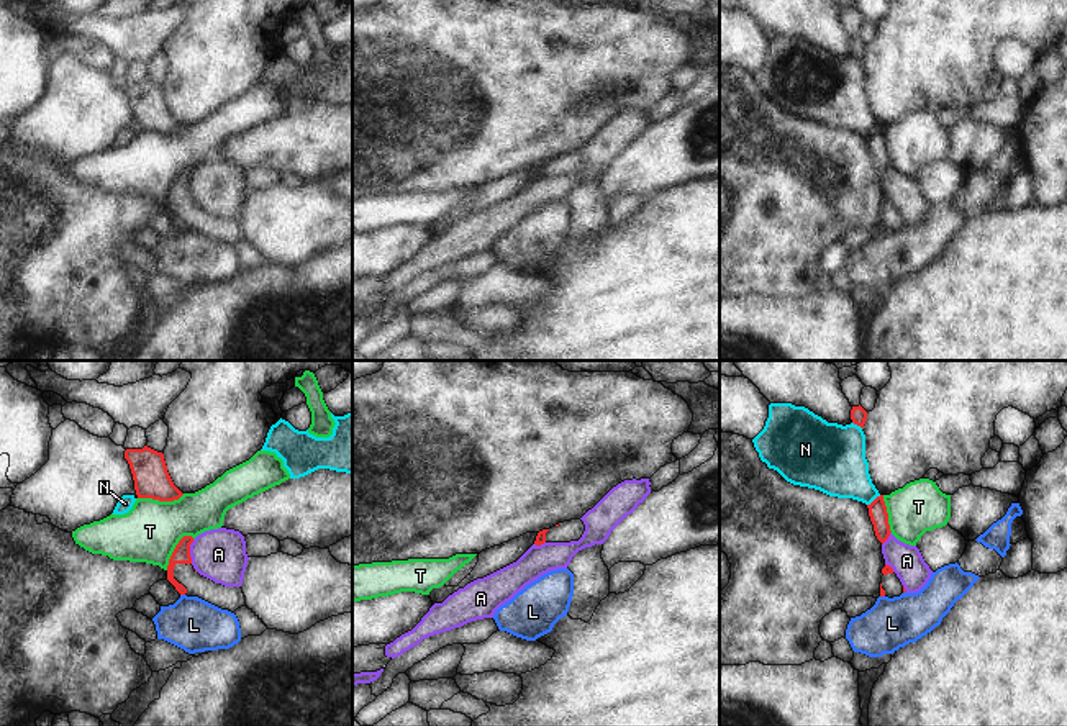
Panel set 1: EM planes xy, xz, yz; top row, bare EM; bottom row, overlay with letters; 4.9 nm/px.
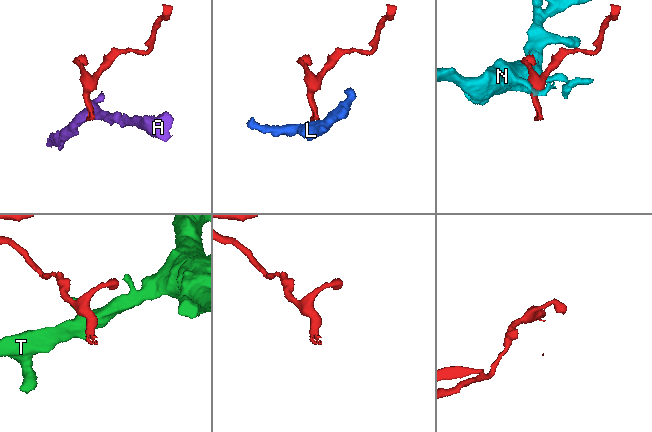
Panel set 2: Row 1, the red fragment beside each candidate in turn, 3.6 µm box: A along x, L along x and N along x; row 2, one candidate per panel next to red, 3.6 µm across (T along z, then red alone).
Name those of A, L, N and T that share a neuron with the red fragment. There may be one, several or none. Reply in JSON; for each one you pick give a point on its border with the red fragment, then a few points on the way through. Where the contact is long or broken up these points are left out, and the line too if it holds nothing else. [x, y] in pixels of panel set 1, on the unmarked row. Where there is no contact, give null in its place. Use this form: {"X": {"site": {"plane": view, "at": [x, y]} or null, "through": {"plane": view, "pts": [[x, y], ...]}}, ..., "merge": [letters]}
{"merge": []}

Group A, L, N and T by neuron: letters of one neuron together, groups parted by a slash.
A / L N / T

